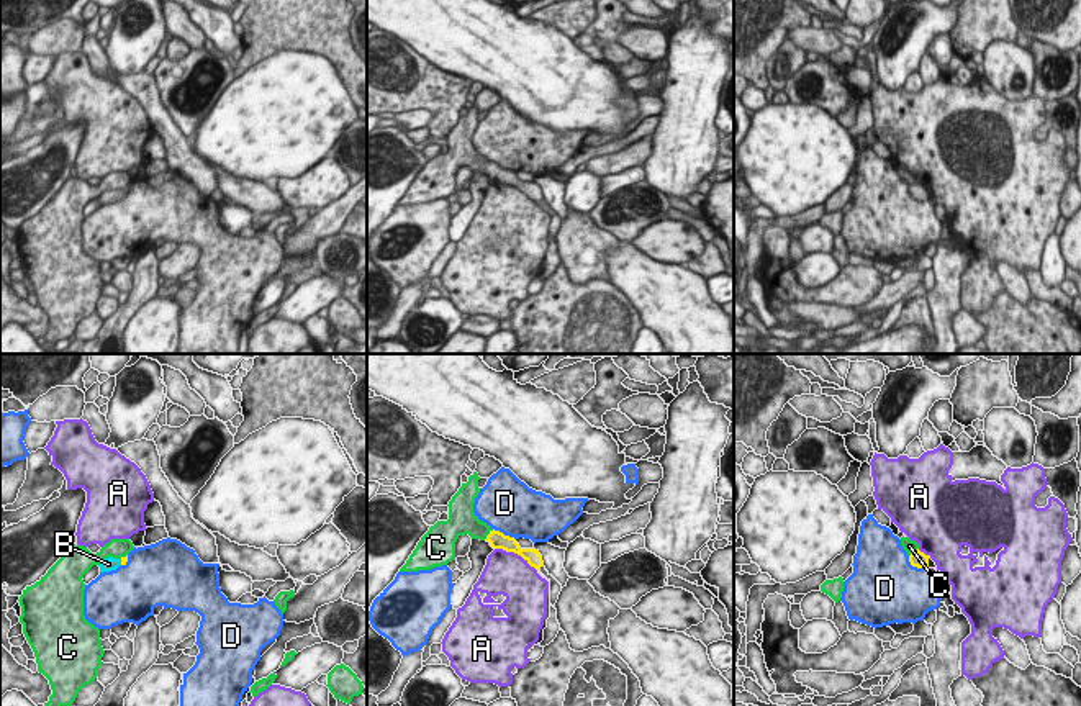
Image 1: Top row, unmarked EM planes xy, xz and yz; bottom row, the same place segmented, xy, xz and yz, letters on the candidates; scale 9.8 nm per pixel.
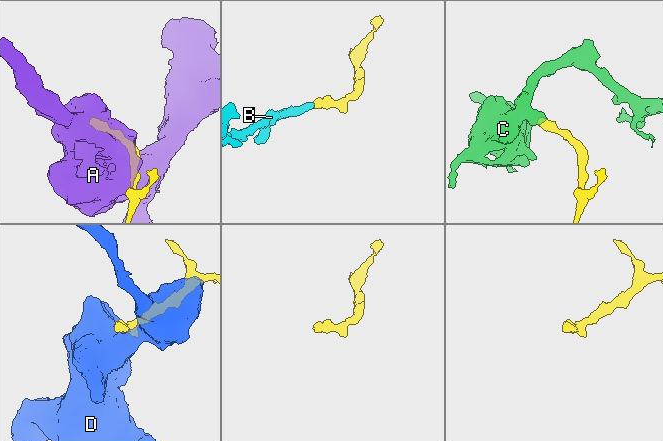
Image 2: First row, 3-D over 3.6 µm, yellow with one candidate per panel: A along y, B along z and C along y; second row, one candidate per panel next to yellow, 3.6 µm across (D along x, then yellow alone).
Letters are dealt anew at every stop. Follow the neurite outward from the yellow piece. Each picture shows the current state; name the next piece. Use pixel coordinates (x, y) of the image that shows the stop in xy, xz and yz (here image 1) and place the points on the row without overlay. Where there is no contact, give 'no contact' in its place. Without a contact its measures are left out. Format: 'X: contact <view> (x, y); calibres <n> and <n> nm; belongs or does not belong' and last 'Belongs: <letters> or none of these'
A: contact xz (516, 185); calibres 170 and 420 nm; does not belong
B: contact xy (122, 195); calibres 60 and 130 nm; belongs
C: contact xz (488, 167); calibres 170 and 220 nm; does not belong
D: contact yz (916, 199); calibres 160 and 480 nm; does not belong
Belongs: B

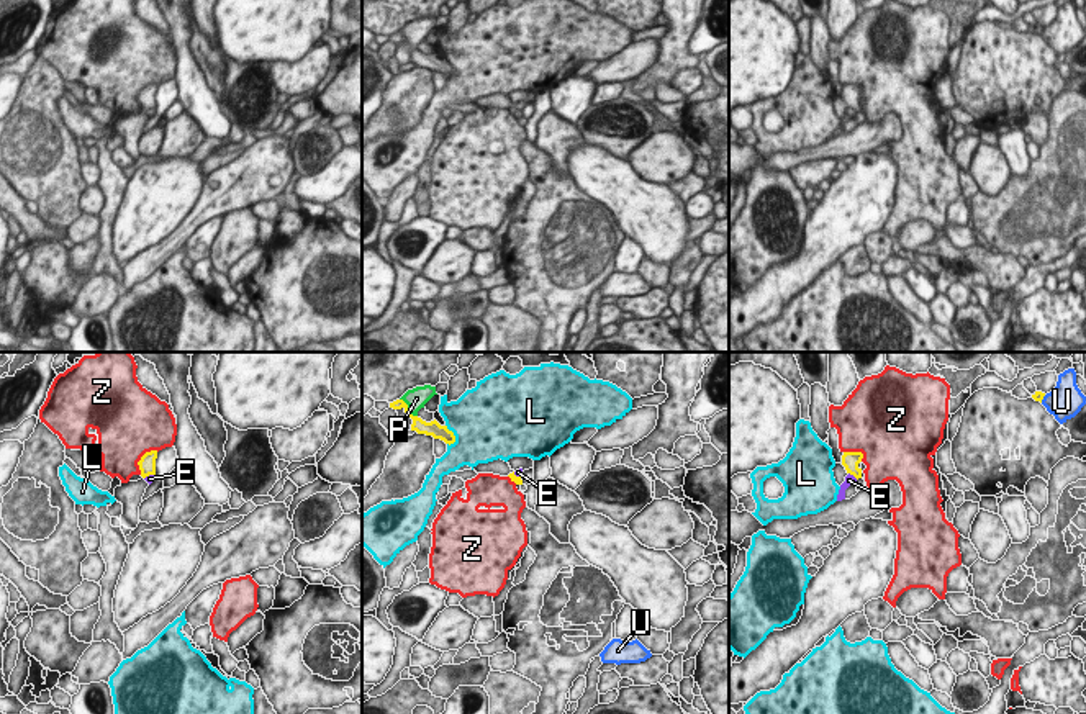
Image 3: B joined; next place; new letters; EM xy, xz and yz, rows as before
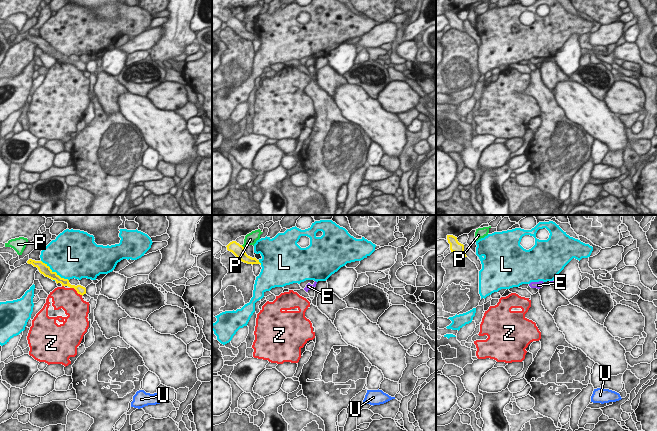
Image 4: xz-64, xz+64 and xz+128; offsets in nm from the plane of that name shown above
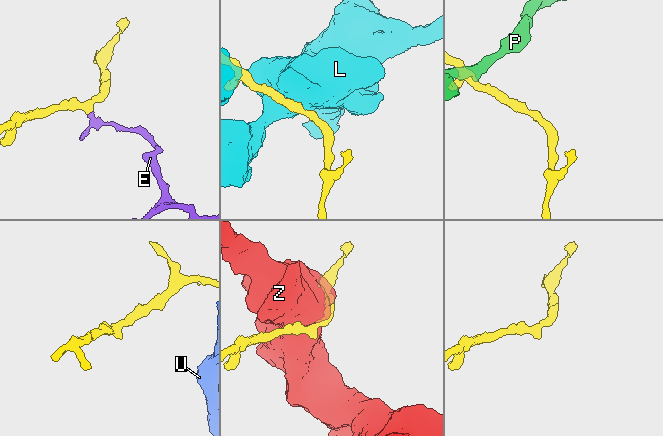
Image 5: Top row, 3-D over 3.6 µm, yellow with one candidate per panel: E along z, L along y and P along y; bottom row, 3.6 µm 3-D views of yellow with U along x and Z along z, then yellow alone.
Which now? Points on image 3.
E: contact yz (854, 108); calibres 170 and 100 nm; does not belong
L: contact xz (454, 69); calibres 140 and 500 nm; does not belong
P: contact xz (408, 41); calibres 140 and 200 nm; does not belong
U: contact yz (1042, 31); calibres 90 and 340 nm; does not belong
Z: contact xy (141, 90); calibres 160 and 500 nm; does not belong
Belongs: none of these

